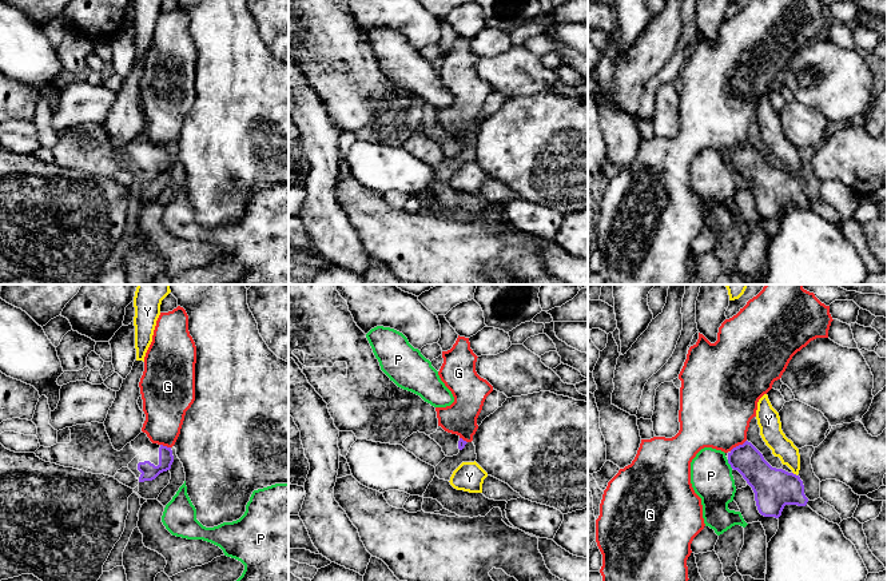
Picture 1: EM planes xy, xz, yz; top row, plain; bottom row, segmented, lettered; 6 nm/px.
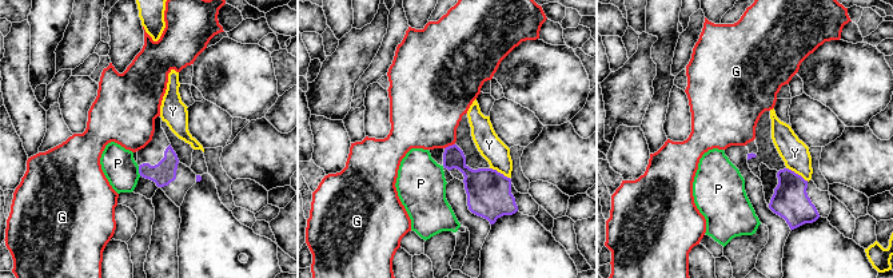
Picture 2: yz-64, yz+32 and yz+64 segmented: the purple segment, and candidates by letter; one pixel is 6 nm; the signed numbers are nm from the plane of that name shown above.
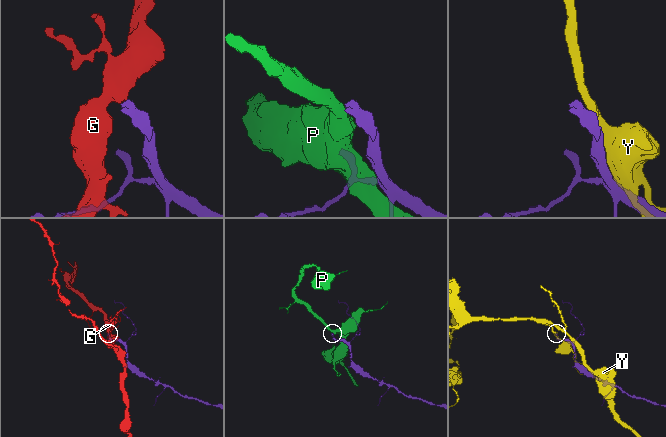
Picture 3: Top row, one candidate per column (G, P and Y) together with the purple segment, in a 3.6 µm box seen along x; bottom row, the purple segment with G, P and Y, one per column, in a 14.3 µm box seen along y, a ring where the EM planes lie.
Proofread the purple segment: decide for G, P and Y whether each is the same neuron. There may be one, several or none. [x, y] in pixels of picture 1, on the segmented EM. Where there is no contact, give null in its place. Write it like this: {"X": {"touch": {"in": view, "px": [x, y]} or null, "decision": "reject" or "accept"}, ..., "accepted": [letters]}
{"G": {"touch": {"in": "yz", "px": [739, 445]}, "decision": "reject"}, "P": {"touch": {"in": "yz", "px": [728, 462]}, "decision": "reject"}, "Y": {"touch": {"in": "yz", "px": [795, 474]}, "decision": "reject"}, "accepted": []}

